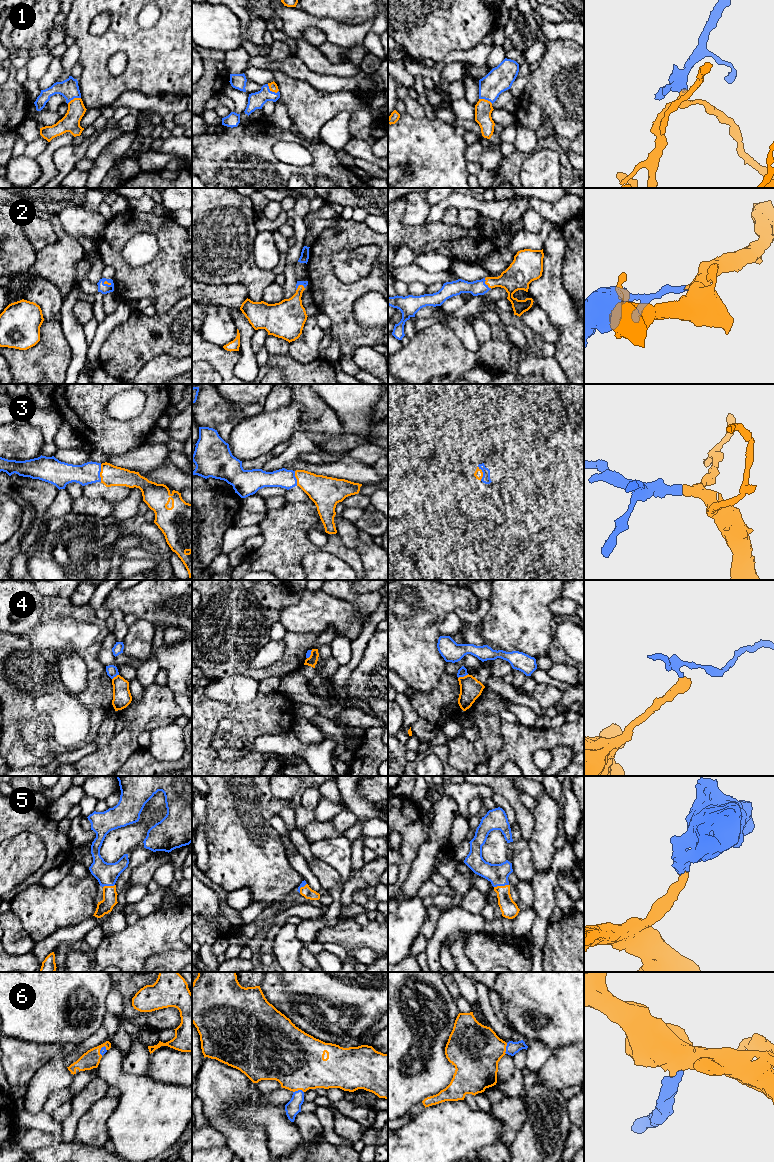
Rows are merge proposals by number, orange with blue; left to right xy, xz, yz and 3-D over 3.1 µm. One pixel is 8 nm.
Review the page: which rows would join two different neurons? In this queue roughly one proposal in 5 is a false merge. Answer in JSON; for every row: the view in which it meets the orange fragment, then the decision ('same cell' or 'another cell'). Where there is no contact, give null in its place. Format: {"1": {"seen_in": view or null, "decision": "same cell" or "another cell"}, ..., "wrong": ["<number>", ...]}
{"1": {"seen_in": "xz", "decision": "same cell"}, "2": {"seen_in": "yz", "decision": "same cell"}, "3": {"seen_in": "xy", "decision": "same cell"}, "4": {"seen_in": "yz", "decision": "another cell"}, "5": {"seen_in": "yz", "decision": "same cell"}, "6": {"seen_in": "xz", "decision": "same cell"}, "wrong": ["4"]}

